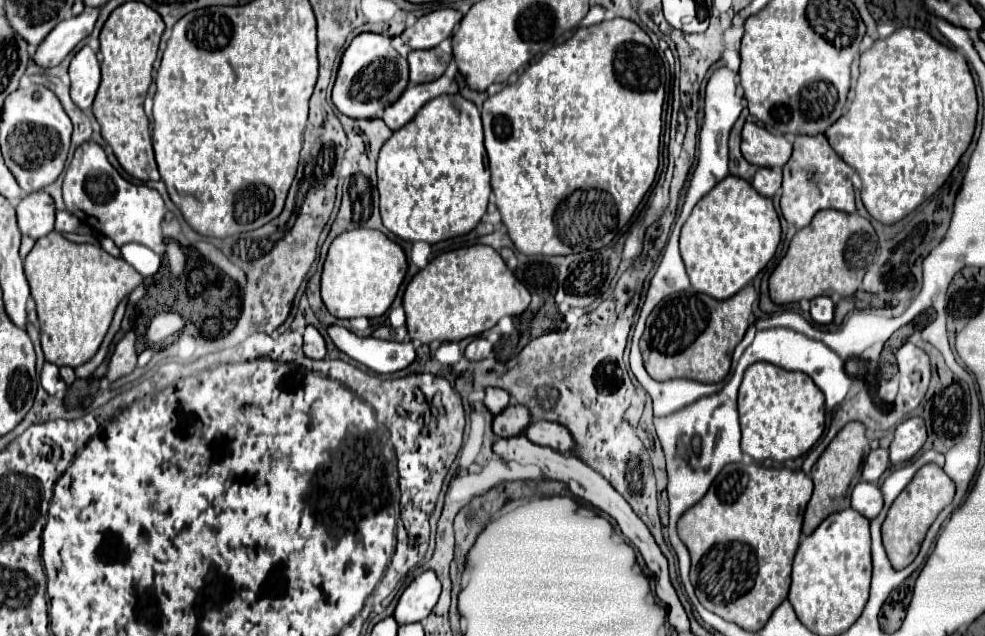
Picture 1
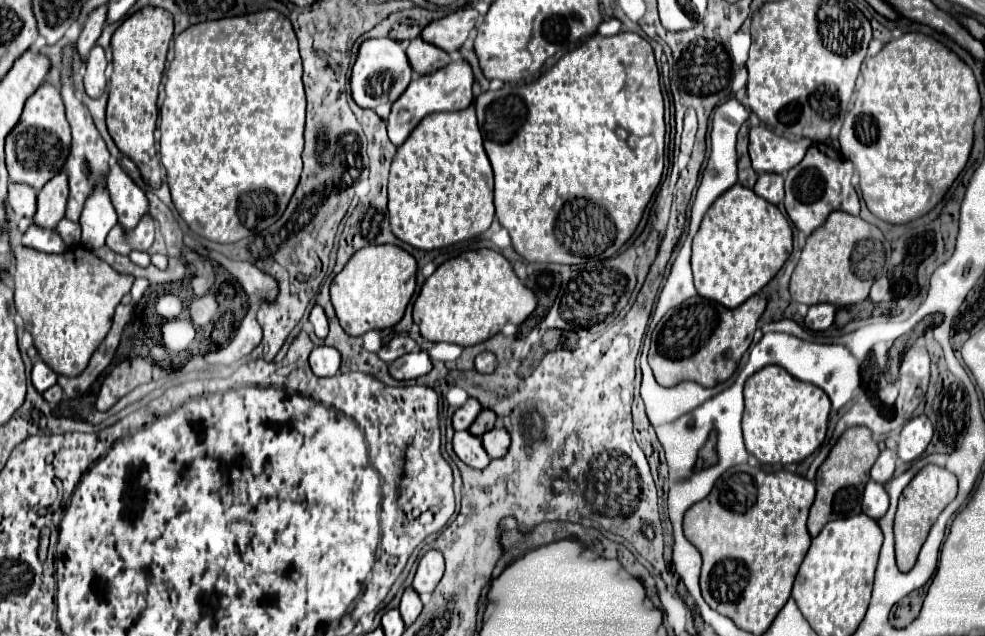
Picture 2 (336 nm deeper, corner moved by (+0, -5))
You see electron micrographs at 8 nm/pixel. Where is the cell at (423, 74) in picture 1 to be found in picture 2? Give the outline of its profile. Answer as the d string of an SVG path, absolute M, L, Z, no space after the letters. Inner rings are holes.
M415 37L411 41L411 45L407 47L407 57L409 57L413 71L419 73L419 75L435 73L437 69L449 65L451 59L453 59L447 51L423 41L421 37Z

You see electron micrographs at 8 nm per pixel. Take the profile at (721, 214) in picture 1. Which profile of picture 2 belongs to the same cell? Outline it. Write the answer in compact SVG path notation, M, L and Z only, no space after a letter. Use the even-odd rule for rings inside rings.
M733 185L727 193L723 193L705 213L701 229L697 231L693 239L693 277L695 287L701 297L707 297L711 301L717 301L725 305L727 309L735 309L741 303L745 303L749 297L759 293L785 265L793 251L793 231L789 221L783 217L783 213L753 193L753 189L747 189L743 185Z

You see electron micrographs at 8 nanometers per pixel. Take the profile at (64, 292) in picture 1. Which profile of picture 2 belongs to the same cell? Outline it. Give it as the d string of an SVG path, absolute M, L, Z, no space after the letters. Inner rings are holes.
M23 245L13 247L17 313L25 321L25 331L33 335L41 359L57 375L65 377L75 377L87 367L93 351L111 329L115 307L135 281L133 275L117 273L95 255L83 249L77 251L69 249L65 255L49 255Z

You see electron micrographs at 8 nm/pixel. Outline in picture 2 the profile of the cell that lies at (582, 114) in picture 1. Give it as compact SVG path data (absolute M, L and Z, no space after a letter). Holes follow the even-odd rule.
M619 33L613 37L593 35L585 45L561 57L537 81L523 85L523 87L515 87L515 89L499 89L499 91L481 93L475 99L475 109L477 109L477 119L479 119L479 127L481 127L483 141L485 141L485 151L491 161L494 174L495 215L499 223L509 231L513 247L523 259L531 263L565 263L565 265L607 259L615 255L623 247L623 243L635 233L645 207L649 205L657 185L661 183L666 133L664 99L661 95L659 71L655 65L653 49L643 37L635 33Z

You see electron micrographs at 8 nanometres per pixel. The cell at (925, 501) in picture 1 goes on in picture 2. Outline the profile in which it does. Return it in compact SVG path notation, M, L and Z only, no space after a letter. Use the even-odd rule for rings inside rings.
M925 465L903 489L895 515L895 551L897 551L897 567L901 571L913 569L931 525L937 521L939 513L955 499L955 495L957 495L957 477L939 465Z

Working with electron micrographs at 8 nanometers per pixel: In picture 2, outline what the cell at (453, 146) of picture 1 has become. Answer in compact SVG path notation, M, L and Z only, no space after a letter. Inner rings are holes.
M477 81L473 87L473 101L467 109L455 113L431 113L419 127L409 135L409 139L397 149L389 173L389 217L393 233L423 251L449 247L453 243L473 239L485 233L495 217L493 207L493 170L483 147L483 136L479 129L475 99L481 94Z

